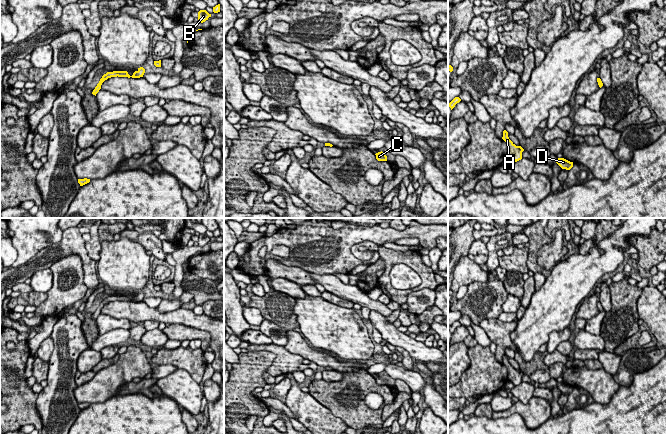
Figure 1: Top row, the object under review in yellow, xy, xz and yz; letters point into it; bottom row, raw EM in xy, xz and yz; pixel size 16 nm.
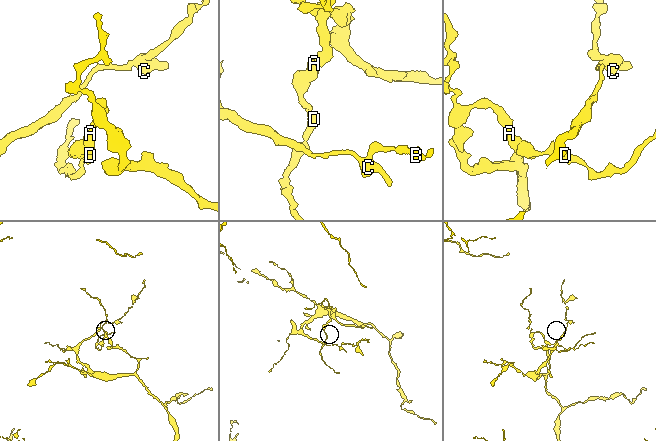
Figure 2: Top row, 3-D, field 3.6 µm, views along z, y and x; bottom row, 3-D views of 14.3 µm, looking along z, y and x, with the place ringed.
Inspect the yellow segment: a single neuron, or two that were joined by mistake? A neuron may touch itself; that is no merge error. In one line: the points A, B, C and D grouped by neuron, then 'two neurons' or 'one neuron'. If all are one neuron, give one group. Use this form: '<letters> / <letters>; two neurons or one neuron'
A D / B C; two neurons

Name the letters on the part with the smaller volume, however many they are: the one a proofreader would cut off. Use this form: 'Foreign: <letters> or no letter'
Foreign: B, C

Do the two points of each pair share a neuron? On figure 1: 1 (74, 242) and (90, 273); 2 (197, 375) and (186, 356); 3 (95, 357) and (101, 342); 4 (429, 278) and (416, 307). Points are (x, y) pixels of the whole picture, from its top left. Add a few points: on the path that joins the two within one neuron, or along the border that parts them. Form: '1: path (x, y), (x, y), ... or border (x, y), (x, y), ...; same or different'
1: path (80, 250), (89, 265); same
2: path (197, 370), (191, 361); same
3: border (90, 347), (99, 352); different
4: border (434, 289), (413, 290), (408, 294), (406, 302); different

